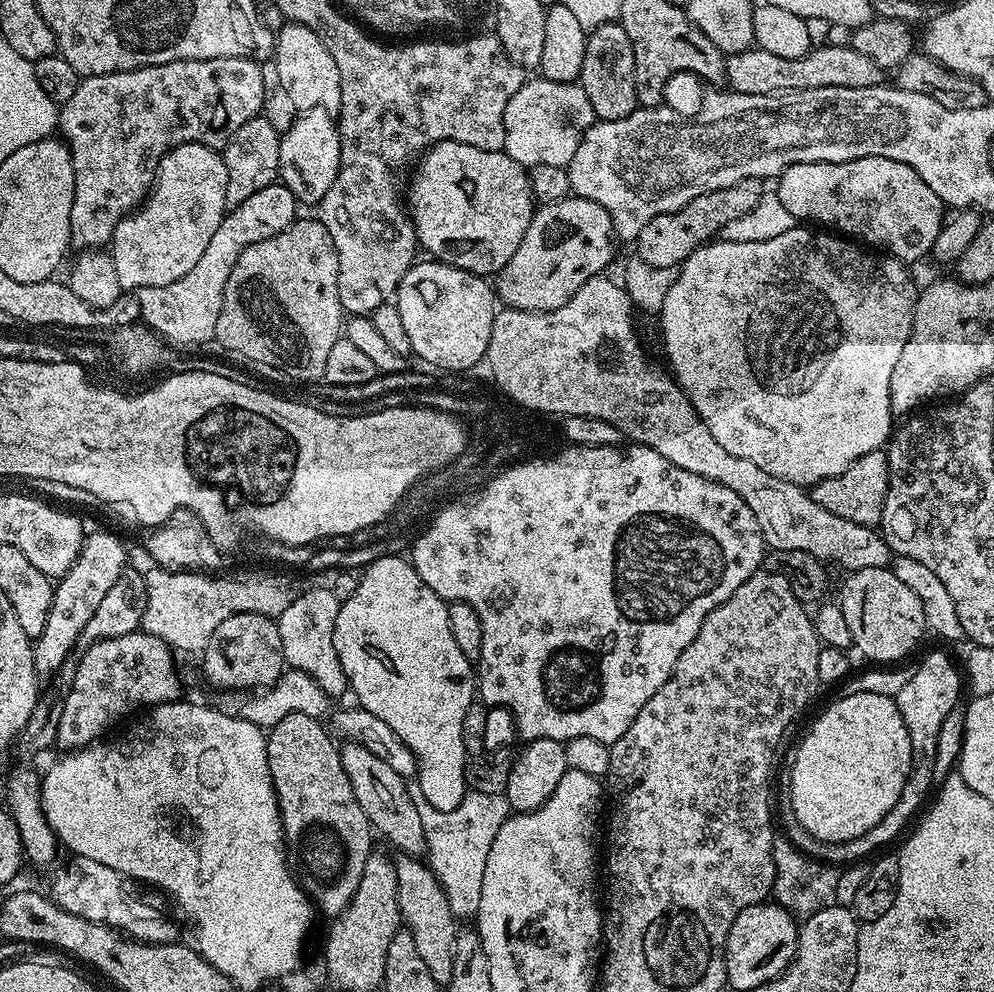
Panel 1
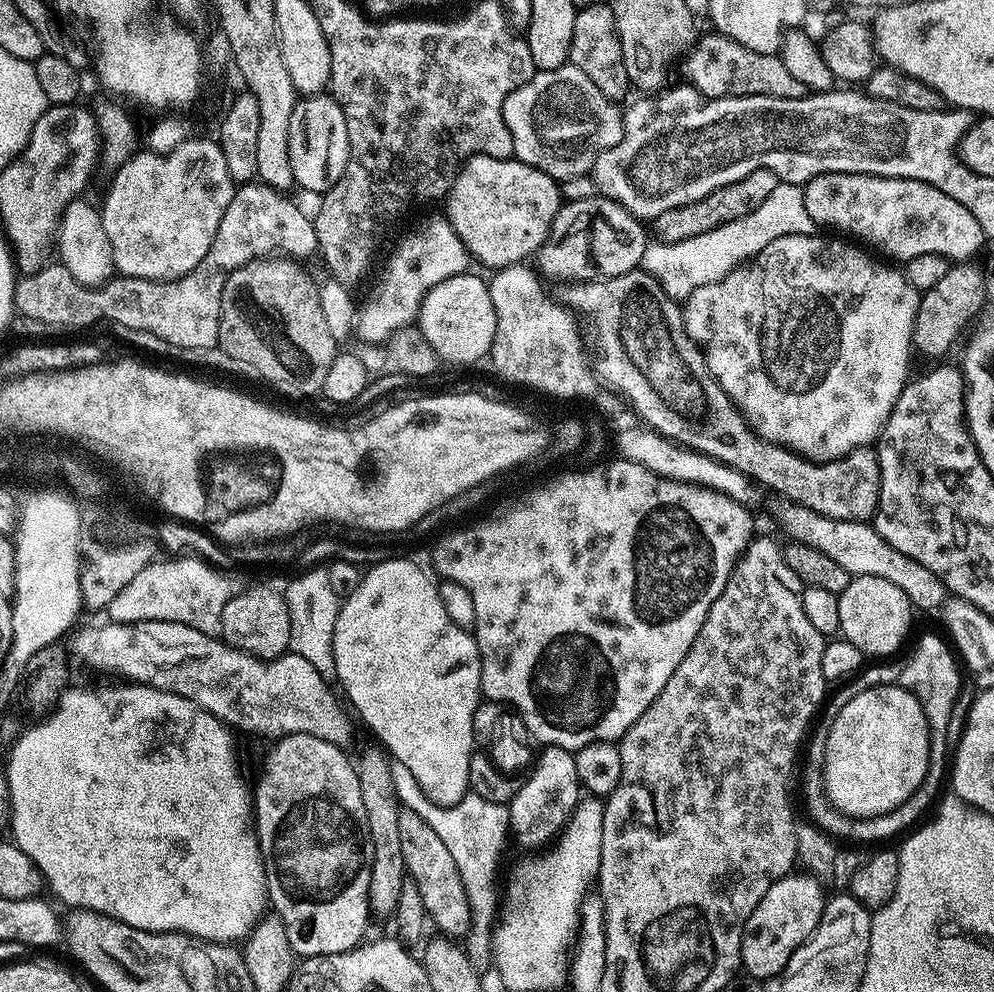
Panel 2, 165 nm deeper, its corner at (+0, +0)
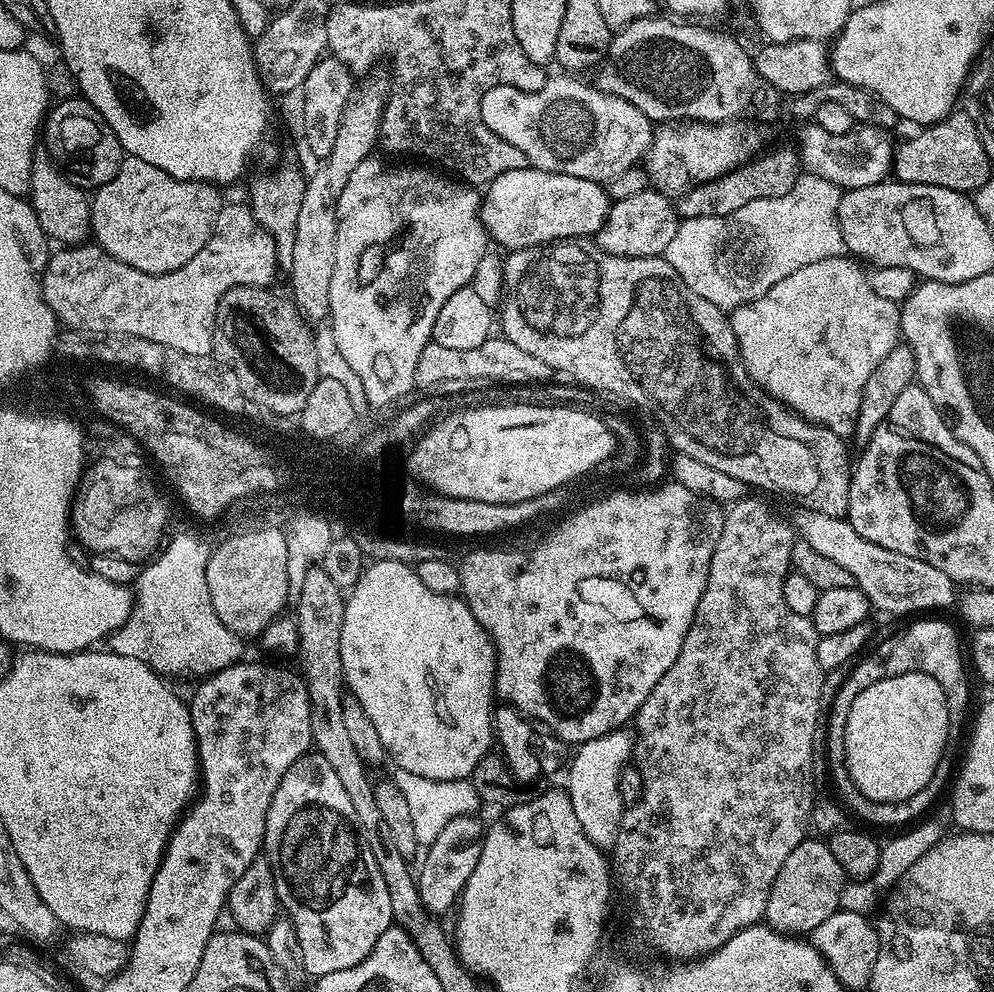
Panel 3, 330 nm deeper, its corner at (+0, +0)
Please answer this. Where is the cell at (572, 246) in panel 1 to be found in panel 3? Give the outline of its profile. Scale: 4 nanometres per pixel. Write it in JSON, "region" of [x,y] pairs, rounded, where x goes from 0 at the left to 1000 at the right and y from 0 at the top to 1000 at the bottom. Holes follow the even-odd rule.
{"region":[[[653,190],[637,199],[619,203],[598,242],[607,254],[619,258],[664,258],[670,248],[674,248],[674,240],[678,240],[684,223],[679,205],[660,191]]]}

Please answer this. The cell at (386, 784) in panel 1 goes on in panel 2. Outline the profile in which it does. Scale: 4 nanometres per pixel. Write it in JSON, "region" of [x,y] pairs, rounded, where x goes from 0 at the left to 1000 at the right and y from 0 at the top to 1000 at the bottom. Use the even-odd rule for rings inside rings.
{"region":[[[415,826],[415,831],[405,829],[401,834],[404,845],[404,861],[407,863],[409,880],[421,889],[421,901],[425,901],[425,913],[429,913],[431,926],[440,941],[451,946],[467,946],[474,935],[474,915],[470,908],[469,896],[456,862],[449,857],[448,850],[423,826]]]}

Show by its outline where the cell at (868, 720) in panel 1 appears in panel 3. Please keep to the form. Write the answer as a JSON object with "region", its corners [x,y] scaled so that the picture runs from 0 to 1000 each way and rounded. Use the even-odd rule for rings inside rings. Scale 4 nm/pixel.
{"region":[[[928,677],[892,680],[867,696],[855,714],[850,770],[867,801],[885,810],[902,810],[934,791],[955,750],[953,704],[948,692]]]}

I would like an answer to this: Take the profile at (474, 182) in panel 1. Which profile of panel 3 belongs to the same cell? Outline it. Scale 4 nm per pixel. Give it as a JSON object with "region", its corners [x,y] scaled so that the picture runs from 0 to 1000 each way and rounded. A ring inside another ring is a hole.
{"region":[[[532,167],[513,171],[490,186],[483,207],[483,222],[487,225],[488,234],[507,252],[541,250],[556,244],[595,239],[604,233],[612,219],[613,209],[607,184]]]}

